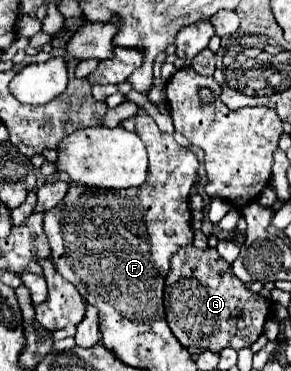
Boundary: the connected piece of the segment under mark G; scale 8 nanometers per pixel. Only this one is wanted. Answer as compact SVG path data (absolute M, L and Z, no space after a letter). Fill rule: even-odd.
M192 244L182 246L170 260L164 310L172 334L184 348L210 350L214 354L220 354L224 348L250 348L264 332L266 320L274 314L272 302L262 294L248 292L216 248L196 248Z

